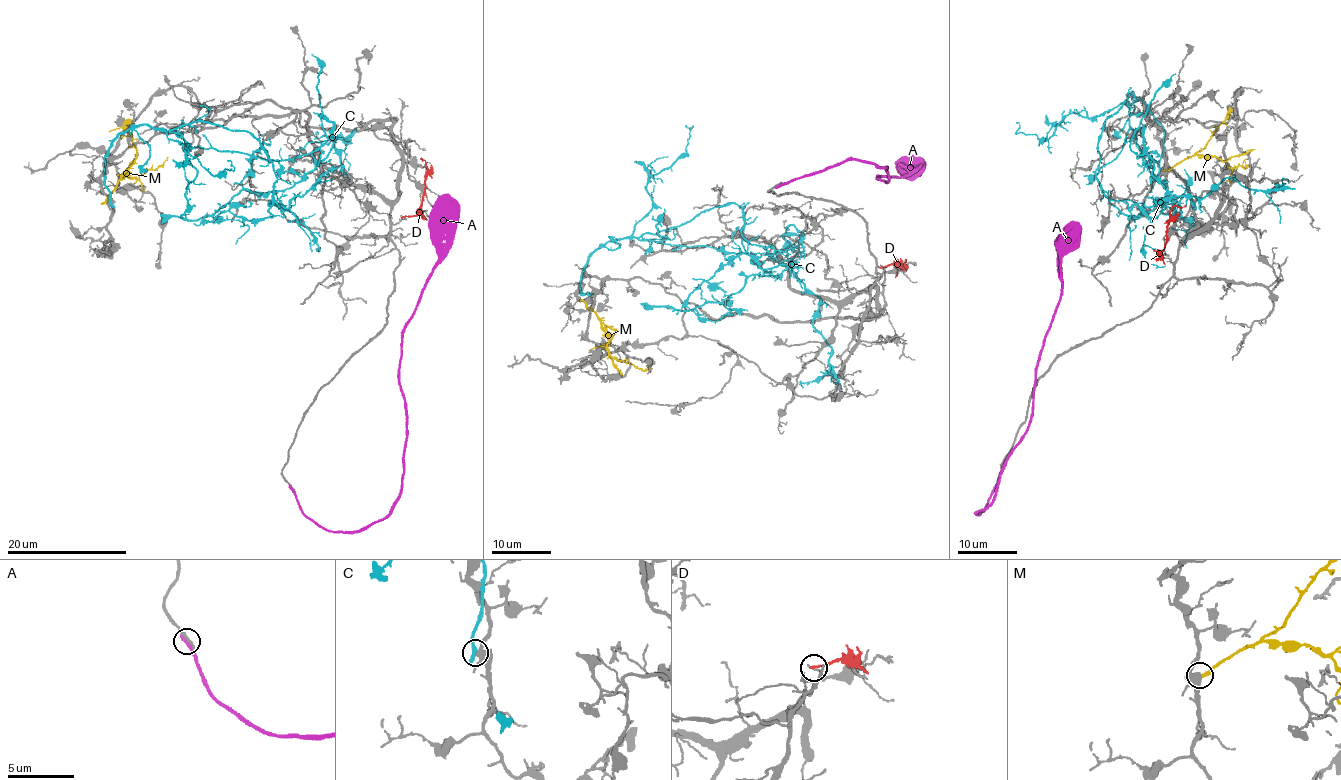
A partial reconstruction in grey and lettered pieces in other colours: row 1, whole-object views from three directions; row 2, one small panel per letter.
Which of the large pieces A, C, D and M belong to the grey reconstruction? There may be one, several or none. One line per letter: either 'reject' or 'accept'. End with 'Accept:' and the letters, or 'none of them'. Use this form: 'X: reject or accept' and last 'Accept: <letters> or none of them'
A: reject
C: reject
D: reject
M: reject
Accept: none of them

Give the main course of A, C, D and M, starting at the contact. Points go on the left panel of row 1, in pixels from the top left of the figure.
A: (292, 489), (299, 507), (332, 531), (367, 528), (392, 507), (403, 467), (401, 339), (439, 259), (449, 194)
C: (110, 202), (106, 151), (145, 124), (245, 130), (287, 208), (342, 166), (349, 142), (318, 134)
D: (403, 216), (415, 215), (420, 205), (427, 166), (420, 158)
M: (105, 202), (124, 172), (130, 177), (142, 176), (148, 170), (157, 169), (167, 157)

